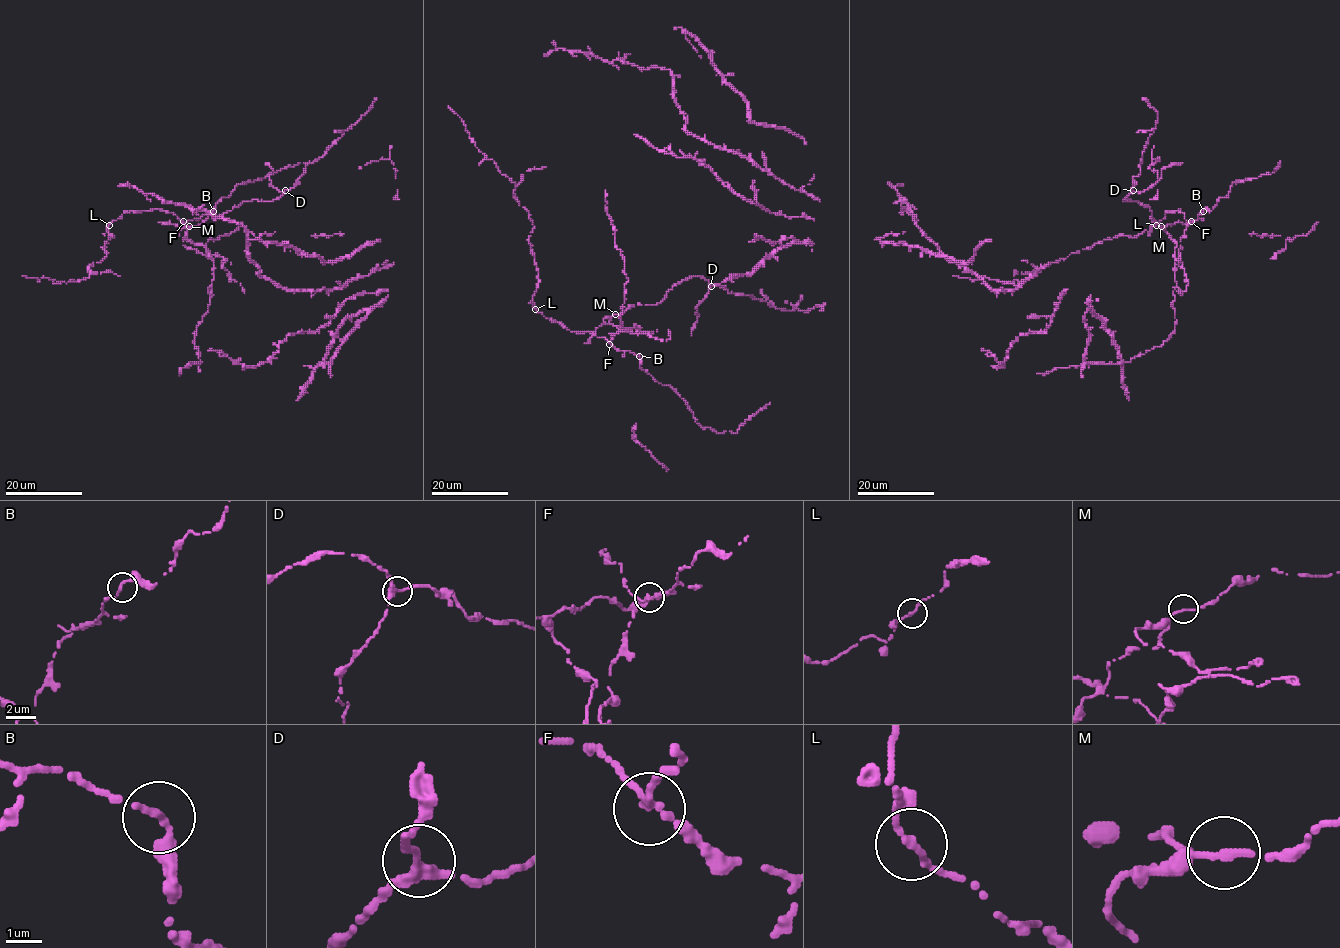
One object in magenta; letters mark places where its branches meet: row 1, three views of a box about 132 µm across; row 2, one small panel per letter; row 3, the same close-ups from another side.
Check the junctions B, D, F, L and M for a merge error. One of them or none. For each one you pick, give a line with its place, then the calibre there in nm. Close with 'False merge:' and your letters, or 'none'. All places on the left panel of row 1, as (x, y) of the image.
F: at (183, 221); 170 nm thick
False merge: F

